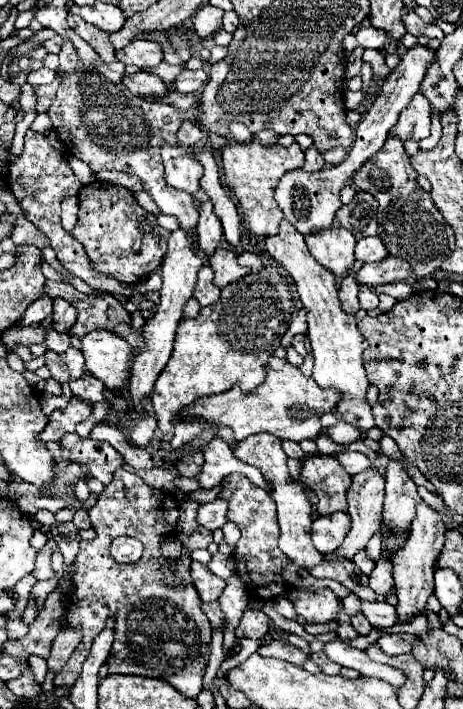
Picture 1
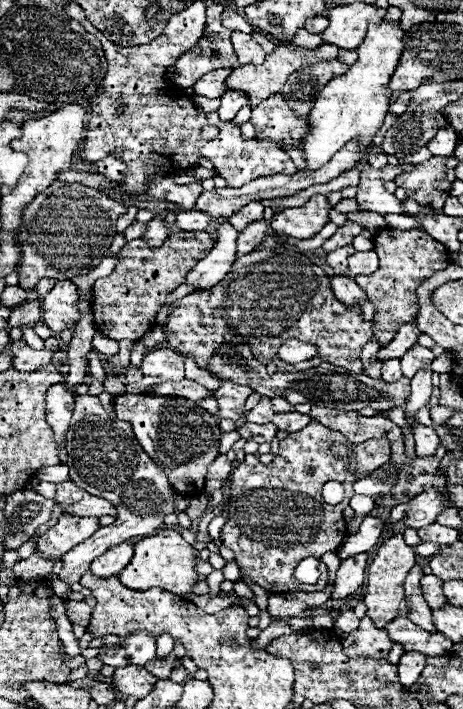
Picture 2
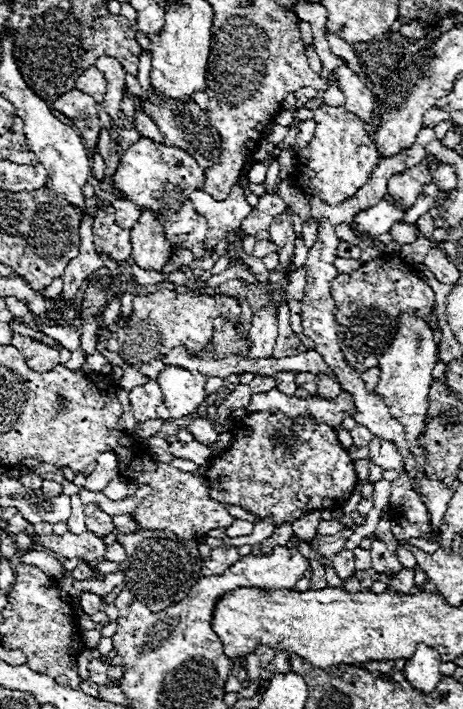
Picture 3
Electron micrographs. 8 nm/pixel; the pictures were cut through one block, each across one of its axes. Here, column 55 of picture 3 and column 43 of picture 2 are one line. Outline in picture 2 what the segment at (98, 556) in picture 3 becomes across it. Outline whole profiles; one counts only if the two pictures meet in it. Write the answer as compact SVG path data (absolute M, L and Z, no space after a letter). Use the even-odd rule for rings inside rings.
M62 514L58 524L38 538L38 552L50 560L60 560L76 544L88 540L98 528L100 524L92 516Z

